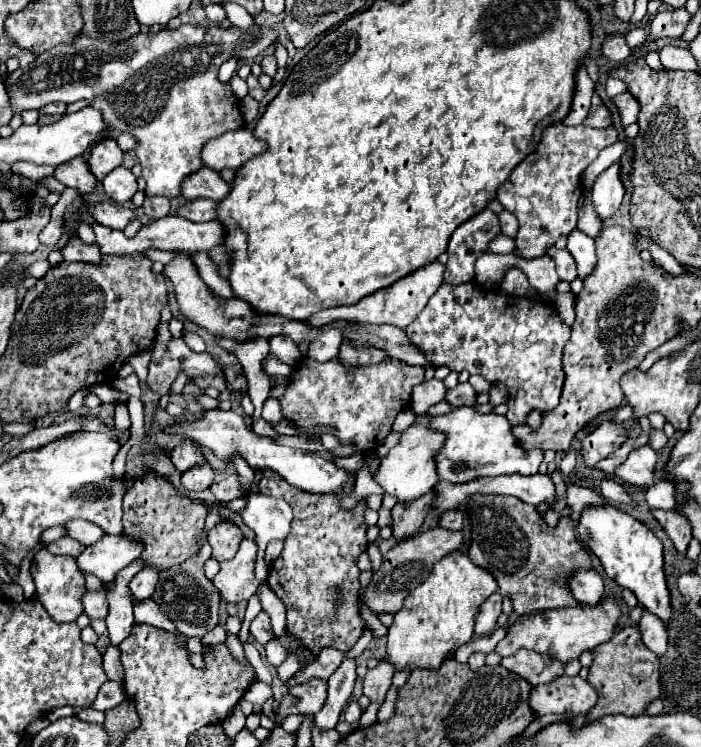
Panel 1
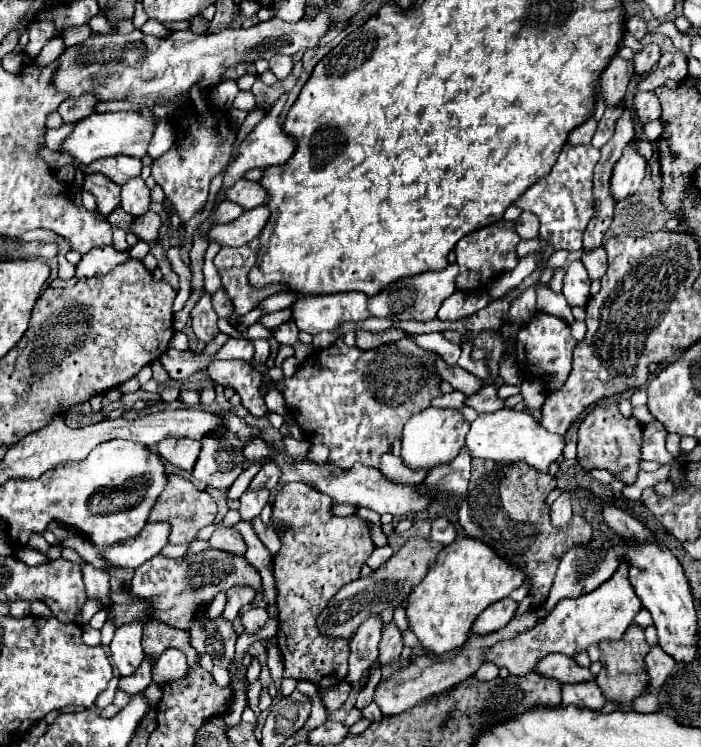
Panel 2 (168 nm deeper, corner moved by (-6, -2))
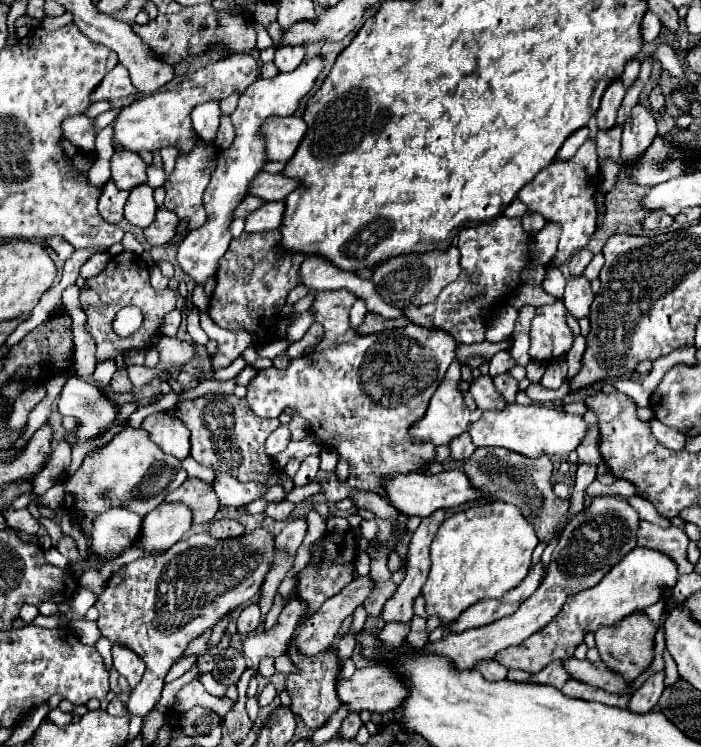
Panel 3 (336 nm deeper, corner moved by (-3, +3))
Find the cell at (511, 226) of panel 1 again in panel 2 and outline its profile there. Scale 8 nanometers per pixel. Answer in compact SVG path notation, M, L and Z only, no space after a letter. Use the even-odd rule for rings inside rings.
M523 212L519 216L519 220L515 222L515 226L517 226L517 234L525 240L527 238L537 238L537 234L539 234L539 220L531 212Z

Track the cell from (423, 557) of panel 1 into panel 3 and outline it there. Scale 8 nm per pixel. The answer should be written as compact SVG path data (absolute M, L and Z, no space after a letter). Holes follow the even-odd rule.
M358 575L350 585L346 585L336 597L330 597L310 619L306 619L304 629L296 635L296 645L304 655L316 655L328 649L346 617L350 617L358 605L362 605L374 589L370 575Z

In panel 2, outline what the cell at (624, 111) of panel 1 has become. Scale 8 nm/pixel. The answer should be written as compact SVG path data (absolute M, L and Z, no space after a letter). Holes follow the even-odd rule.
M639 92L635 96L635 110L643 124L657 120L661 116L661 104L655 92Z

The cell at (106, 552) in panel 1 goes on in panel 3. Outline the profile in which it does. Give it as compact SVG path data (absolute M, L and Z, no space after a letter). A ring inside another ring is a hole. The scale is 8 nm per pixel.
M160 503L142 521L140 535L132 543L134 549L148 553L172 547L192 527L192 513L186 505Z

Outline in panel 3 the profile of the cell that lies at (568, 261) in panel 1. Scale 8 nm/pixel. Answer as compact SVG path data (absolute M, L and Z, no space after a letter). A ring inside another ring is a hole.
M568 275L568 277L566 277L566 291L564 291L562 299L564 299L566 309L568 309L576 319L586 317L588 311L590 311L590 303L592 303L592 299L594 299L594 293L592 293L592 289L590 289L590 281L588 281L584 275L580 275L580 277Z

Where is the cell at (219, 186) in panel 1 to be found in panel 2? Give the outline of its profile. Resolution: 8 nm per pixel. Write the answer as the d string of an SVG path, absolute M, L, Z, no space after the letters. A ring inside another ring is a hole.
M241 178L239 182L235 182L235 186L231 190L227 190L227 198L231 202L243 206L245 210L249 210L249 208L263 206L269 200L269 194L259 182L251 182L251 180Z

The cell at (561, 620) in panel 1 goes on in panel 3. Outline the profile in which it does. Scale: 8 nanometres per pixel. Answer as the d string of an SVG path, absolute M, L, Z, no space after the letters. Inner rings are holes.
M636 547L628 555L624 555L622 561L618 565L614 565L614 569L598 585L568 597L568 601L564 603L564 607L560 609L556 619L550 621L550 625L536 631L522 645L508 647L508 649L496 653L494 659L510 669L522 669L526 673L536 673L556 659L572 657L574 649L584 641L586 633L596 633L598 627L602 627L602 625L614 627L624 617L628 617L636 611L644 611L646 607L658 603L660 595L662 595L660 593L662 587L664 585L674 587L676 581L678 581L678 571L670 557L666 557L654 549Z

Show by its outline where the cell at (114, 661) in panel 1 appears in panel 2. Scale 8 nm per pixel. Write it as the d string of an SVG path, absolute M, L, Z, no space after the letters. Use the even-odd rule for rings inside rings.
M113 677L109 684L107 689L97 698L95 705L100 708L104 709L108 705L112 704L115 693L117 691L118 683L119 683L120 677Z

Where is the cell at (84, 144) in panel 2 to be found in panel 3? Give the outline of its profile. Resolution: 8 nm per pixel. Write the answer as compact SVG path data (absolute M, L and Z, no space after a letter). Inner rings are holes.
M230 53L224 59L198 69L174 89L146 95L126 105L114 119L112 145L116 151L132 151L132 153L154 151L164 145L176 145L182 153L188 153L196 143L196 133L190 121L192 107L206 103L210 99L224 99L234 91L242 93L256 77L258 77L258 59L254 59L248 53L242 55Z

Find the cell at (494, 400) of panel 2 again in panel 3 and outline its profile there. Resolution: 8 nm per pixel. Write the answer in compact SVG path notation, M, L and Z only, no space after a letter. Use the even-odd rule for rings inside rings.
M506 373L496 375L492 381L494 381L494 385L496 385L496 391L504 397L504 401L506 401L506 403L514 403L514 397L516 397L516 393L518 393L518 381L512 379L512 377L506 375Z

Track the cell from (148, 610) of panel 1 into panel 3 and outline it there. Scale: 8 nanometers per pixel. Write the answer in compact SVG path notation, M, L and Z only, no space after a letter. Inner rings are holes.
M88 569L88 571L82 575L80 585L82 585L84 589L92 589L92 593L96 593L96 595L100 595L100 593L104 591L104 585L100 583L100 575L98 575L96 569Z

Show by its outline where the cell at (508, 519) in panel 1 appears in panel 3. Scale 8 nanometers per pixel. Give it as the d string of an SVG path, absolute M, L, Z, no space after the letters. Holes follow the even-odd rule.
M480 447L468 457L462 465L466 477L470 477L470 483L474 489L478 489L484 497L478 499L478 503L490 505L496 501L502 503L512 503L520 507L524 519L534 527L536 537L544 543L550 543L556 535L560 535L560 523L562 521L572 521L574 515L568 515L570 501L560 499L552 491L552 473L554 465L550 457L538 457L538 459L528 459L520 453L512 453L508 449L500 447Z

